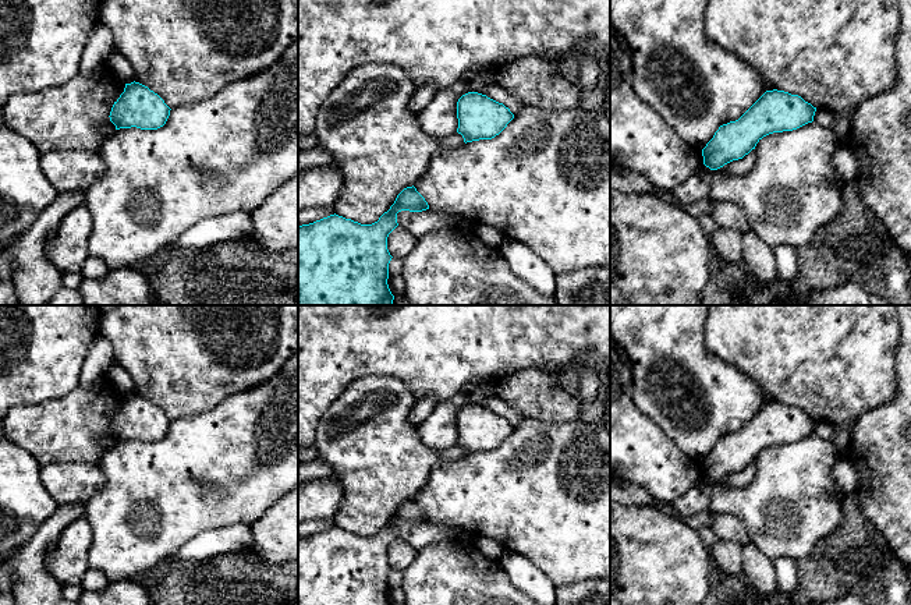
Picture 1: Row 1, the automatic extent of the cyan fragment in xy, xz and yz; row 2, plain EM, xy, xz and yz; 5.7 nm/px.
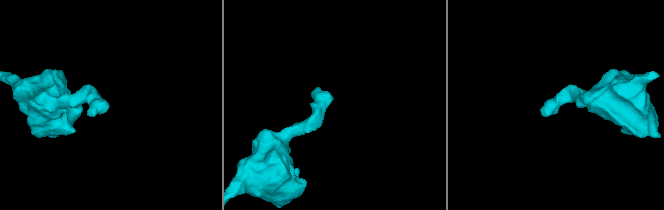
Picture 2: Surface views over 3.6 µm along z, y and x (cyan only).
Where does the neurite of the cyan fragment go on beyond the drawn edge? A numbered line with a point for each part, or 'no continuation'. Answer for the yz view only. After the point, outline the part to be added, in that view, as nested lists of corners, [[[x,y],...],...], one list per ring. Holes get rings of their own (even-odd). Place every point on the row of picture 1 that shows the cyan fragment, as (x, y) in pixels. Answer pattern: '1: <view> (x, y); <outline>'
no continuation

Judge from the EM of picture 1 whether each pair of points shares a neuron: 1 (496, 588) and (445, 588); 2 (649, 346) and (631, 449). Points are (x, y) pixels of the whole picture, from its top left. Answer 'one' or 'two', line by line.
1: one
2: two

